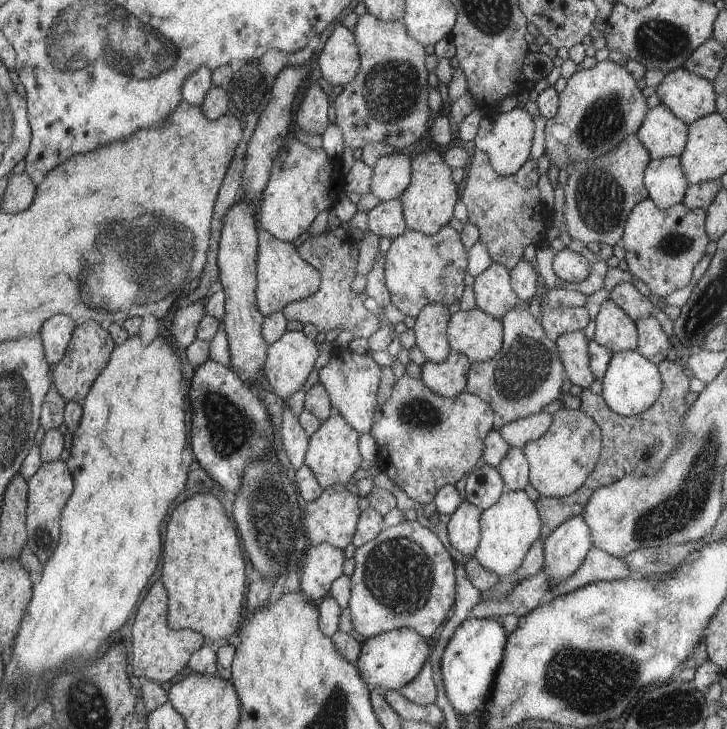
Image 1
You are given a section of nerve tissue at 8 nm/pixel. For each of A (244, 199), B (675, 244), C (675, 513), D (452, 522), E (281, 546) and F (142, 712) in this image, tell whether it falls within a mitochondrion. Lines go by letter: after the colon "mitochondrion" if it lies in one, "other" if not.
A: other
B: mitochondrion
C: mitochondrion
D: other
E: mitochondrion
F: other

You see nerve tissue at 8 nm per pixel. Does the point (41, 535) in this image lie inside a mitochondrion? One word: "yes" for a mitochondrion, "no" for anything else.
yes

